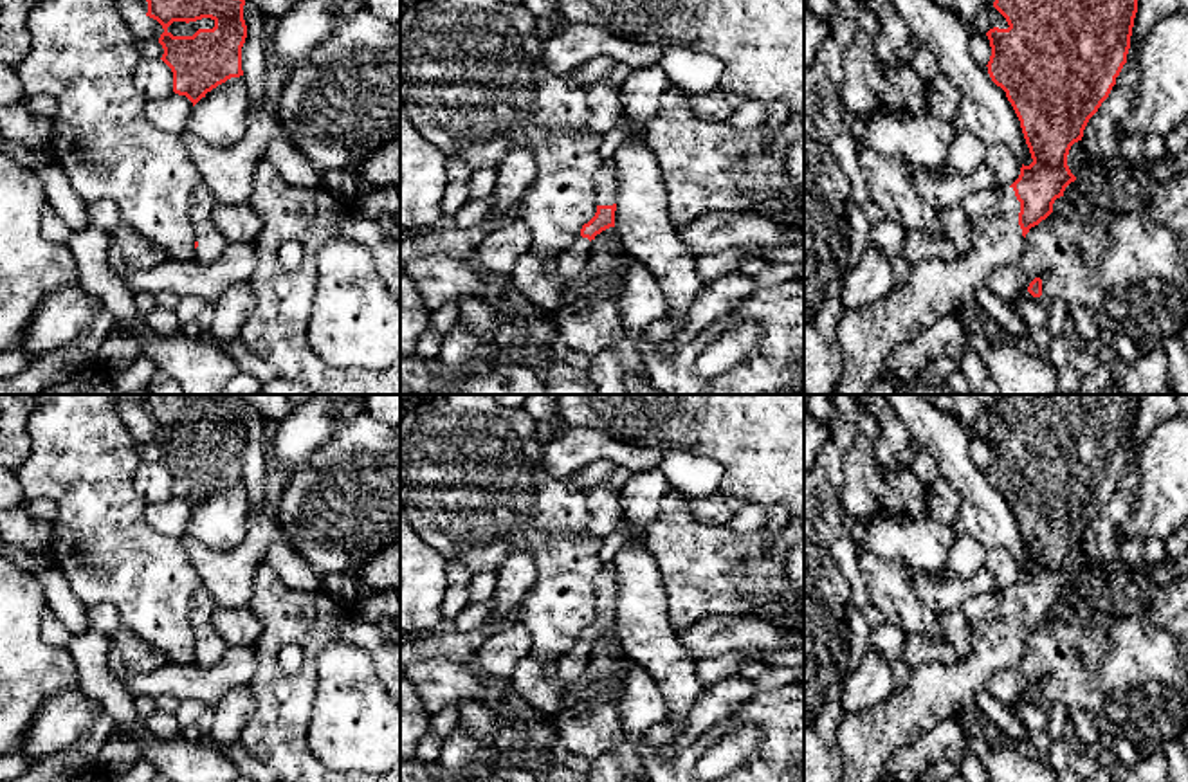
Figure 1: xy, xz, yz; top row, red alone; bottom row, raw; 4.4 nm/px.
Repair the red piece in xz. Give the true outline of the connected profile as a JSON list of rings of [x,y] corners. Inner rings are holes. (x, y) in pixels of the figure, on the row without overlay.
[[[602,566],[593,578],[593,589],[597,596],[597,616],[582,629],[580,640],[589,645],[595,643],[602,634],[615,631],[617,614],[617,571],[615,568]]]

